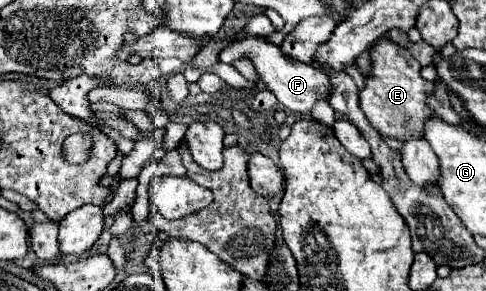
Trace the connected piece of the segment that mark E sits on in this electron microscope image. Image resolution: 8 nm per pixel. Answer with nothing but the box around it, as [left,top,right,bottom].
[360,37,434,141]

